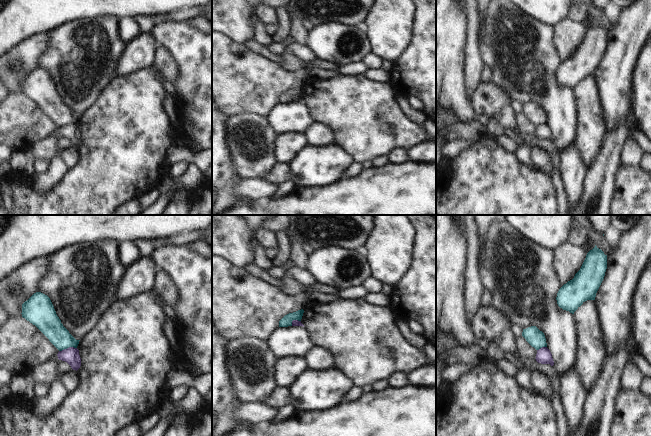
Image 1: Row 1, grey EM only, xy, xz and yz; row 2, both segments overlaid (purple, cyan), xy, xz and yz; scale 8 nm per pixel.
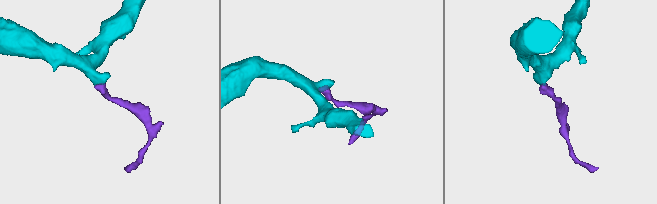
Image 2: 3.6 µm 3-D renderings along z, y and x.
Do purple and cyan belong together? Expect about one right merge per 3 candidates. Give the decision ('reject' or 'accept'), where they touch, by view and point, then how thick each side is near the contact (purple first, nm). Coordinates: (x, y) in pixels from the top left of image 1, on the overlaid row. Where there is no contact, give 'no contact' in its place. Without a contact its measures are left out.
reject; meets purple in xy at (67, 348); 130 nm thick on the purple side, 180 nm on the other

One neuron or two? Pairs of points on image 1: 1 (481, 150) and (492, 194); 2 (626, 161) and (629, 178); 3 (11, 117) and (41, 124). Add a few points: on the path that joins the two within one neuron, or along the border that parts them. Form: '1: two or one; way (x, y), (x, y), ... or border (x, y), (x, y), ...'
1: one; way (484, 161), (485, 183)
2: two; border (620, 164), (623, 166), (639, 167)
3: one; way (18, 122), (34, 124)

